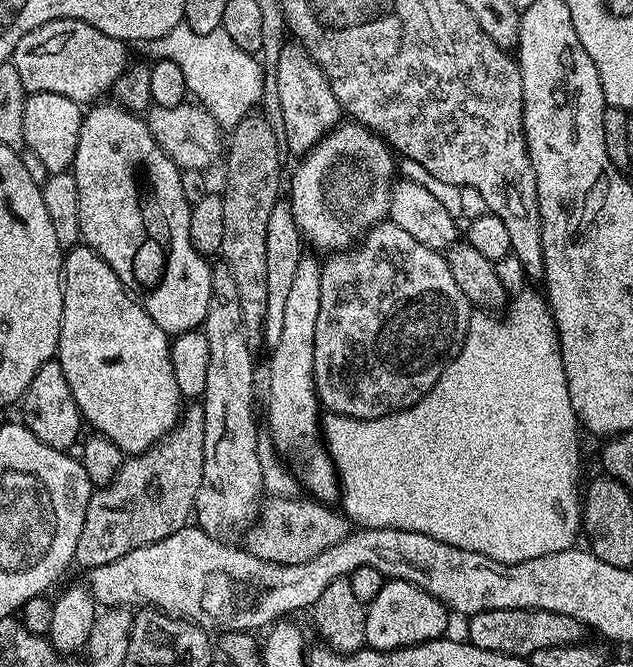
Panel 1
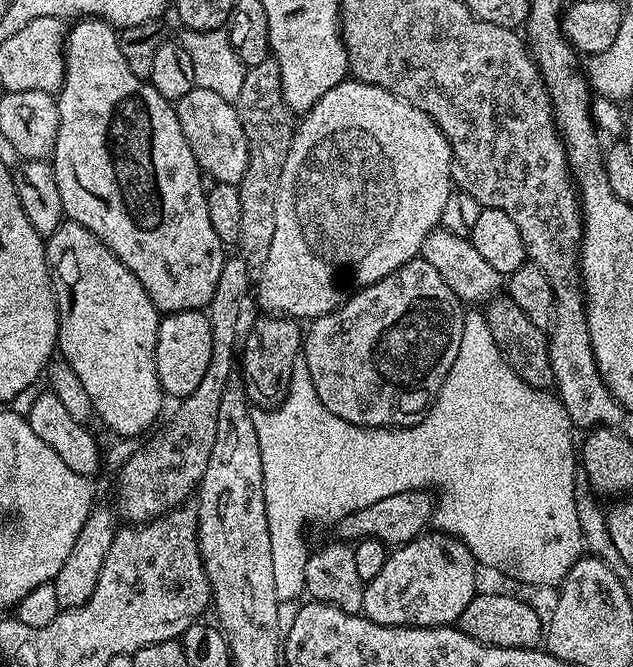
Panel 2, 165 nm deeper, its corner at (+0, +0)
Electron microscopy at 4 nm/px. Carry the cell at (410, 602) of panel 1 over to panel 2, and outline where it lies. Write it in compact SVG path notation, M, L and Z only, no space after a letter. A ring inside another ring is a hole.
M421 534L409 544L393 547L378 578L365 583L363 615L369 620L395 628L443 628L455 625L462 610L470 606L478 594L476 559L460 540L451 541L451 556L439 535L428 535Z

